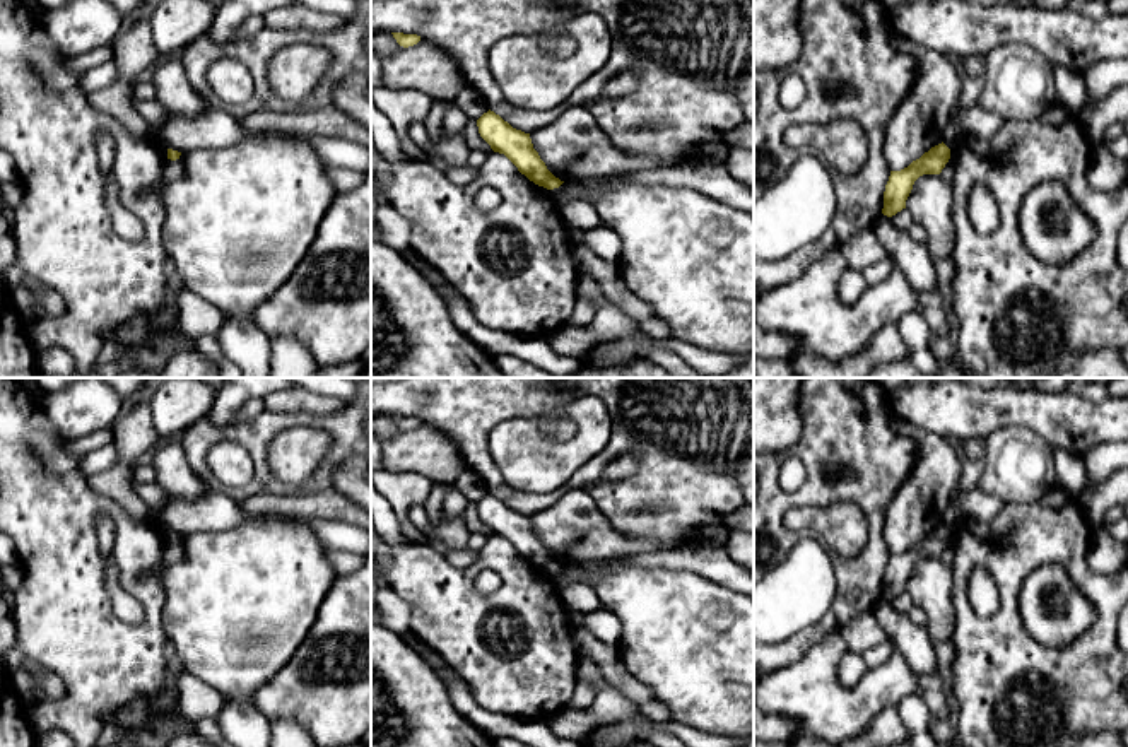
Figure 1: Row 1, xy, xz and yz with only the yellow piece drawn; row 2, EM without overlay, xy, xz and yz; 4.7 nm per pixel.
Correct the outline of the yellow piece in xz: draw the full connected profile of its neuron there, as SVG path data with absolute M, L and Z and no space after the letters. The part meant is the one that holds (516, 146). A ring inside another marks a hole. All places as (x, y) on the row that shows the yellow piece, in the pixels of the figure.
M494 111L484 113L477 120L480 137L494 152L504 154L521 174L547 190L559 188L564 181L555 178L533 149L530 133L513 128Z

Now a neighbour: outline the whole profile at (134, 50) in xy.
M149 10L128 17L125 27L111 44L116 79L87 96L91 106L125 125L140 138L157 138L154 130L133 108L133 87L144 72L152 72L162 56L154 44Z

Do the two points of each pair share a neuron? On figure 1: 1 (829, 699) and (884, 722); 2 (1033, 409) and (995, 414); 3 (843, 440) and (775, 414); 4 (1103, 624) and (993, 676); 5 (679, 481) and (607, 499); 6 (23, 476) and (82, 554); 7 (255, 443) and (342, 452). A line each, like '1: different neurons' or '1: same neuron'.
1: different neurons
2: same neuron
3: different neurons
4: same neuron
5: same neuron
6: same neuron
7: same neuron

